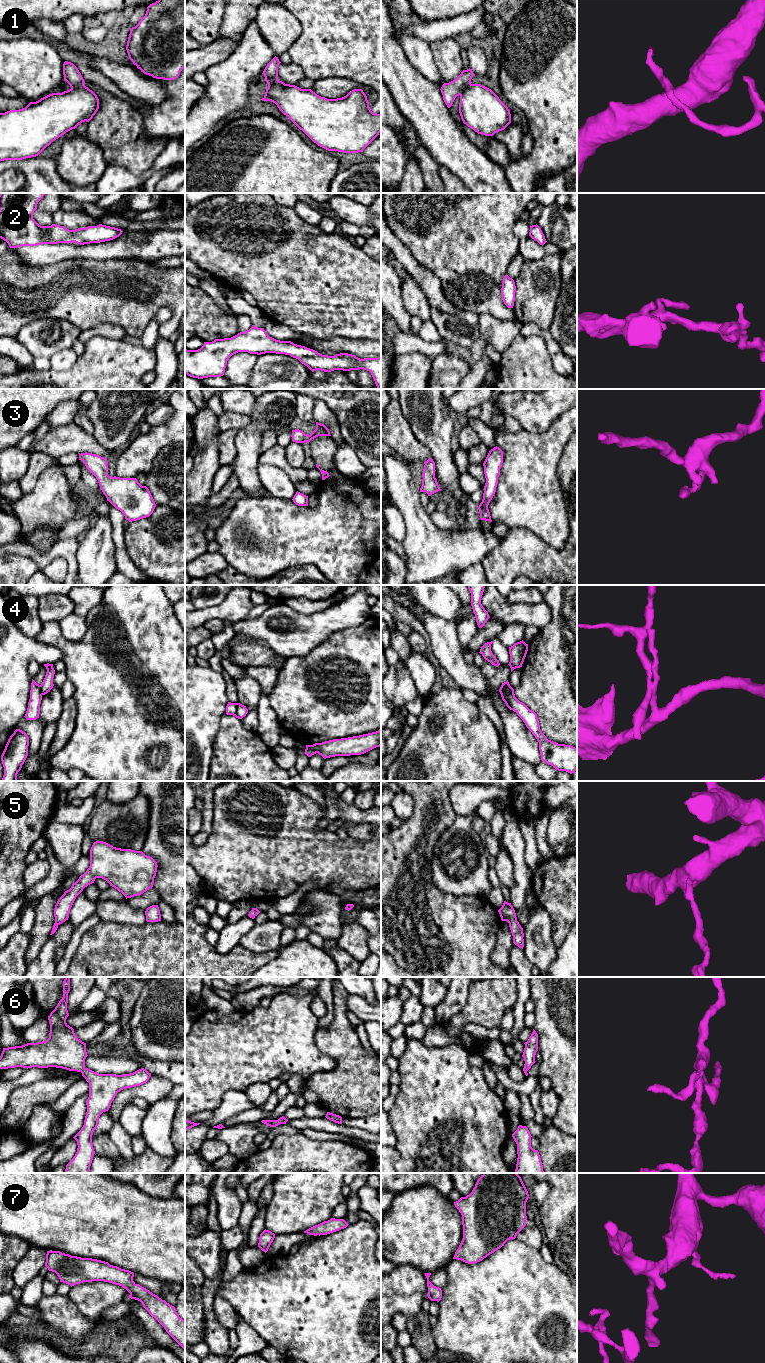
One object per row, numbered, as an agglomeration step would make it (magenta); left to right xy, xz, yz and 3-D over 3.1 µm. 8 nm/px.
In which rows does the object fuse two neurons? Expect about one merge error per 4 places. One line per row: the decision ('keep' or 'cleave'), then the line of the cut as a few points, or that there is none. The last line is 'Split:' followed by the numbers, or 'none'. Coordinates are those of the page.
1: keep; no cut
2: keep; no cut
3: keep; no cut
4: cleave; cut in xz along (237, 703), (234, 715)
5: keep; no cut
6: keep; no cut
7: keep; no cut
Split: 4

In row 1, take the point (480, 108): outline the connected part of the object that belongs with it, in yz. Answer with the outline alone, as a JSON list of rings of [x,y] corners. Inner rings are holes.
[[[469,68],[463,70],[453,81],[444,83],[440,89],[443,100],[447,107],[450,108],[455,98],[459,96],[459,113],[463,123],[478,134],[493,136],[495,133],[504,130],[511,123],[510,110],[491,89],[481,84],[472,84],[471,79],[473,76],[475,74]]]

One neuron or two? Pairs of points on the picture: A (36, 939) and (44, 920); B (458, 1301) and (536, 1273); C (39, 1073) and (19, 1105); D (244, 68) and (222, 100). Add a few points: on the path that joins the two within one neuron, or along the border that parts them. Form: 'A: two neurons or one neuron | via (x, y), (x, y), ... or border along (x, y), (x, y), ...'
A: one neuron | via (39, 934), (43, 925)
B: one neuron | via (477, 1301), (505, 1301), (517, 1289)
C: two neurons | border along (48, 1077), (19, 1086), (13, 1091)
D: one neuron | via (236, 76), (228, 84), (227, 92)

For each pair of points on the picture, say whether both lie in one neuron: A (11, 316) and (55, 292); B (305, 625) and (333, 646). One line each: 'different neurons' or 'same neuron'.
A: same neuron
B: different neurons

